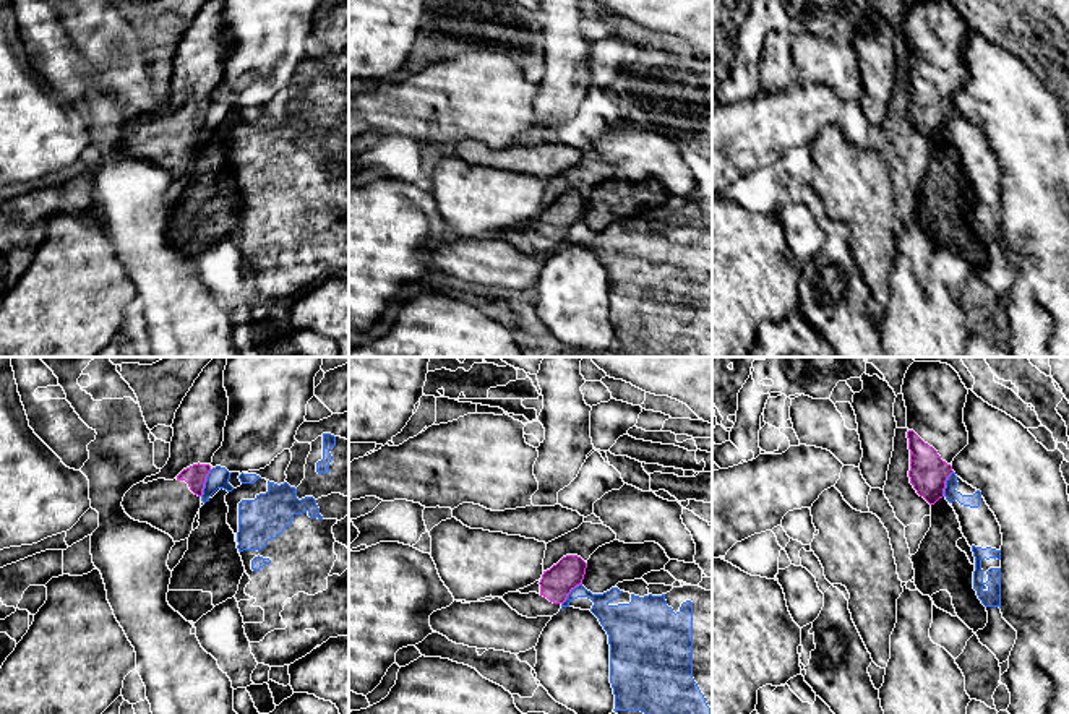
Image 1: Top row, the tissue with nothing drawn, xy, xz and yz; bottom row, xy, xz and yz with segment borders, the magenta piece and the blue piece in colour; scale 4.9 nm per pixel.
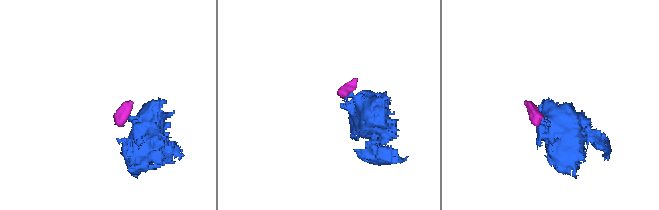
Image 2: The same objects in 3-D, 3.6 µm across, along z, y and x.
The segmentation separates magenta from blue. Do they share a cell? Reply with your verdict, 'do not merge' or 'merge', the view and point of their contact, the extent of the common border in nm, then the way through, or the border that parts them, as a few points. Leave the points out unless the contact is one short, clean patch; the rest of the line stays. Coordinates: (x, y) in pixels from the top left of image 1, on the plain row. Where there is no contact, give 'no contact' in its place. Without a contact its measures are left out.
do not merge; contact xy (205, 117); length 150 nm; border xy (211, 106), (200, 132)

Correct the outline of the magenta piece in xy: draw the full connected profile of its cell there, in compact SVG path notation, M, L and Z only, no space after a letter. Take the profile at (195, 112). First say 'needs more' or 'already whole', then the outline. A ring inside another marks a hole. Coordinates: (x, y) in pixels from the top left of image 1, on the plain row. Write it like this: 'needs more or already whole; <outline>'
needs more; M208 0L203 5L175 49L167 101L133 122L122 138L131 156L151 161L174 178L190 174L213 92L224 78L229 52L225 2Z

